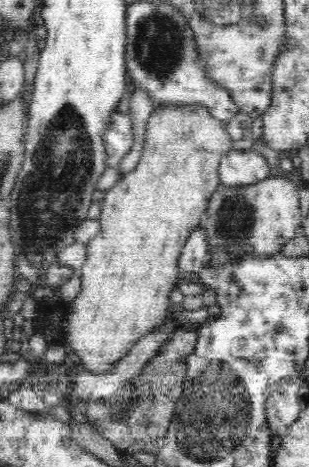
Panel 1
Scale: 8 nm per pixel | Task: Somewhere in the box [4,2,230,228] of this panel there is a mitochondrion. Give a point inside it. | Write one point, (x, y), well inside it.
(157, 46)

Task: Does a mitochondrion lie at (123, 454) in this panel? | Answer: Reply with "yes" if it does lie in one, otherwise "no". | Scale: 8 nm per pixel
no

